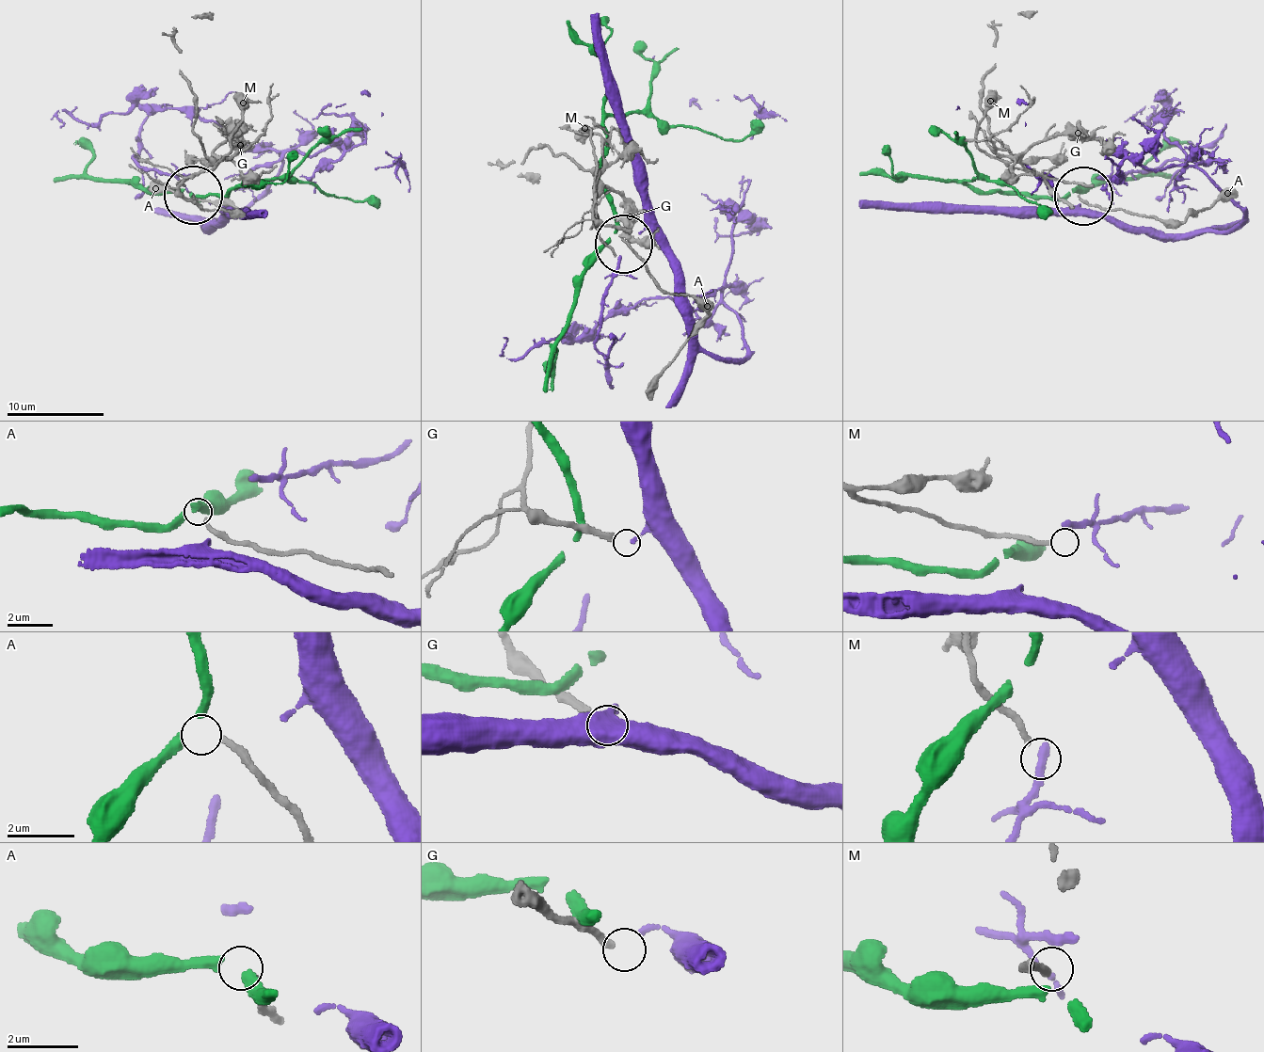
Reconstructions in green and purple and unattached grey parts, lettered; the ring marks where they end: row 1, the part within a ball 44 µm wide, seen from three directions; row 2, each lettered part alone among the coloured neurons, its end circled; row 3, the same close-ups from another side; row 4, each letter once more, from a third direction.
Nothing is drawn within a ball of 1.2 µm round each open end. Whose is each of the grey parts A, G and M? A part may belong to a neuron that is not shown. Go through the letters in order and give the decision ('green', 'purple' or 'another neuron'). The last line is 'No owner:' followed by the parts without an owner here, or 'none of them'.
A: green
G: purple
M: another neuron
No owner: M

